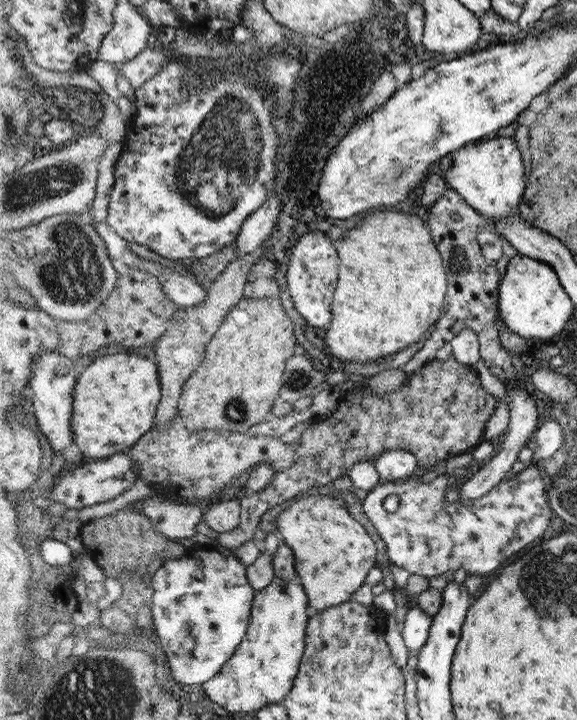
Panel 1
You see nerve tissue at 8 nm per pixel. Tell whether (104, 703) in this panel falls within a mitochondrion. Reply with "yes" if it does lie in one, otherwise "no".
yes

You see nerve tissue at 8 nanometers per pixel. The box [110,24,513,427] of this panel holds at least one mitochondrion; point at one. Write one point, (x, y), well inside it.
(222, 161)

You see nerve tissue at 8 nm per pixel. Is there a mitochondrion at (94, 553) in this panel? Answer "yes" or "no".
no

